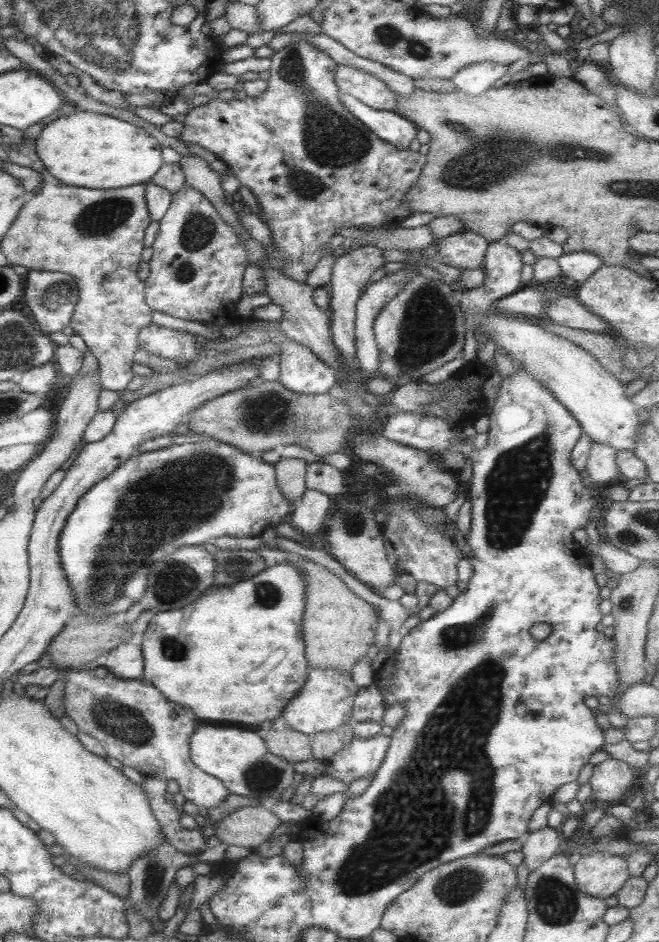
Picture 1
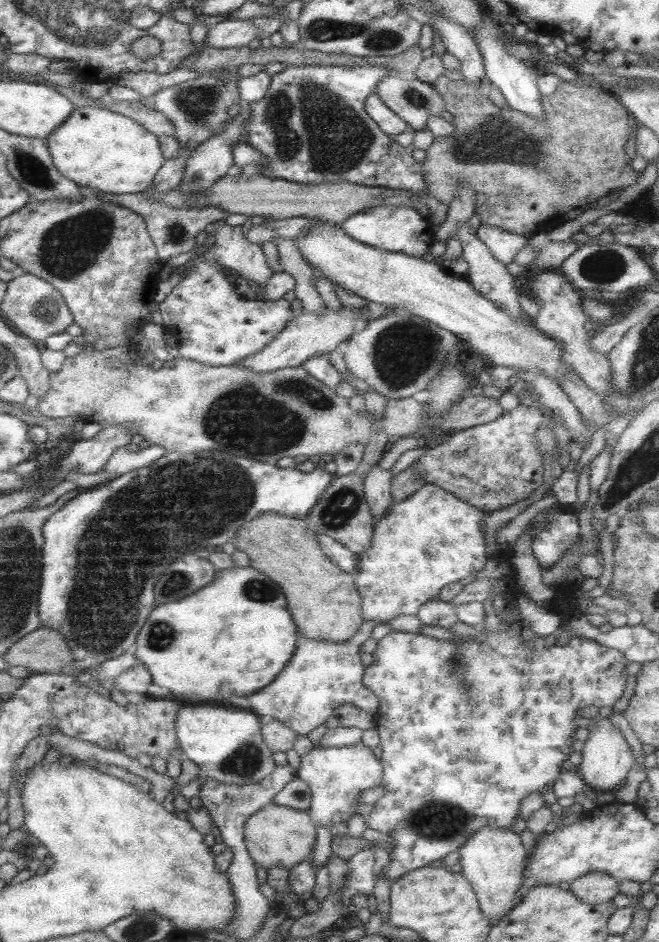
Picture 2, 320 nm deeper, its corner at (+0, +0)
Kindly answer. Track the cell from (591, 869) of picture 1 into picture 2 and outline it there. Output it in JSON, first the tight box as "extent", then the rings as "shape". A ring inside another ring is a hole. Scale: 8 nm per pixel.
{"extent":[568,872,618,902],"shape":[[[590,872],[571,881],[568,888],[581,902],[609,902],[618,892],[618,882],[604,872]]]}

